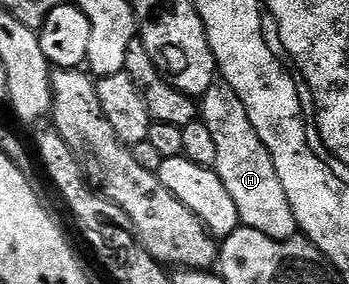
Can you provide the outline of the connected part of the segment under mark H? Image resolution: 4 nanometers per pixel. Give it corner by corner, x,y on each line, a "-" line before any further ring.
215,81
214,85
208,88
208,92
200,99
200,120
208,124
216,143
216,164
213,169
217,170
220,180
224,180
224,188
232,196
236,203
239,223
245,229
255,230
272,240
288,240
299,233
298,221
292,212
292,204
288,204
288,196
284,192
284,184
280,184
280,176
276,172
276,164
268,152
268,148
260,140
256,128
252,128
252,120
248,120
248,108
236,96
232,87
224,81

